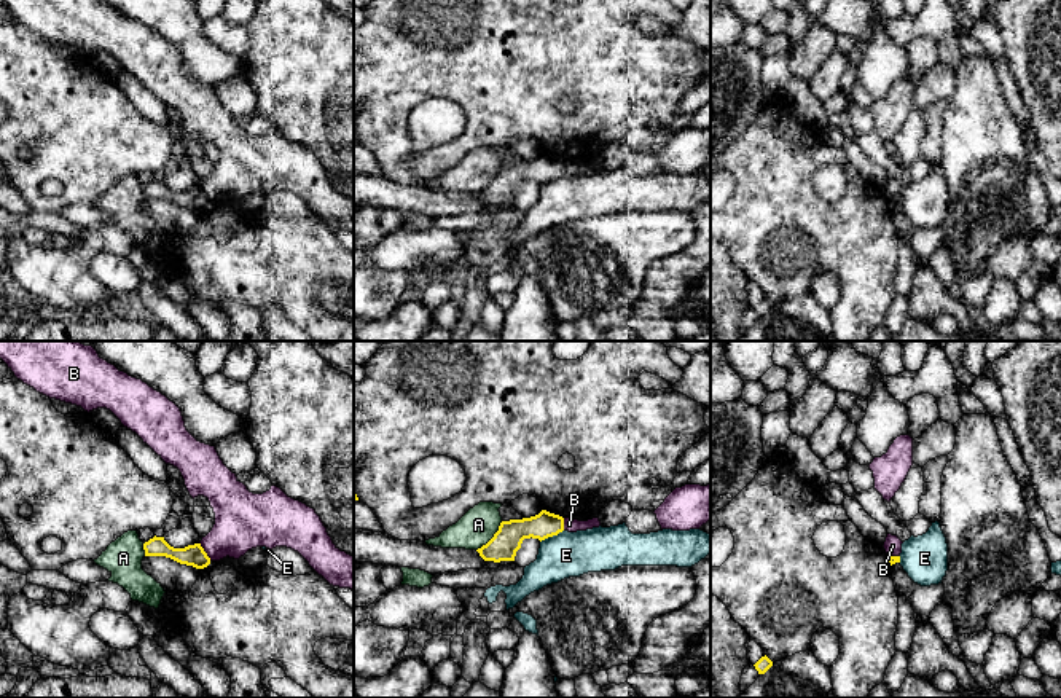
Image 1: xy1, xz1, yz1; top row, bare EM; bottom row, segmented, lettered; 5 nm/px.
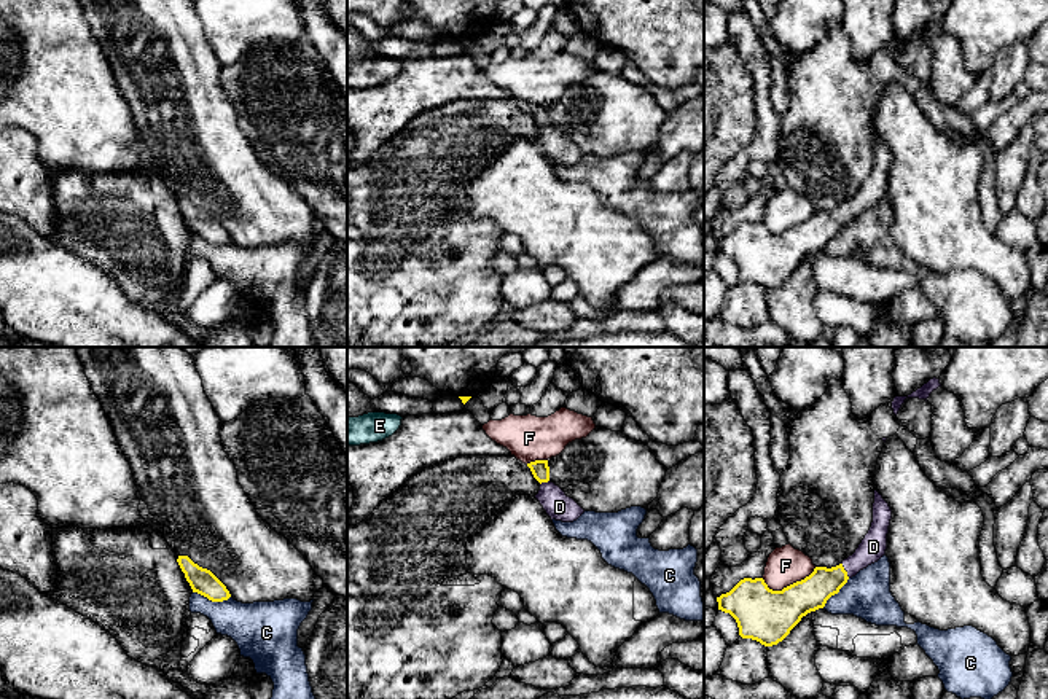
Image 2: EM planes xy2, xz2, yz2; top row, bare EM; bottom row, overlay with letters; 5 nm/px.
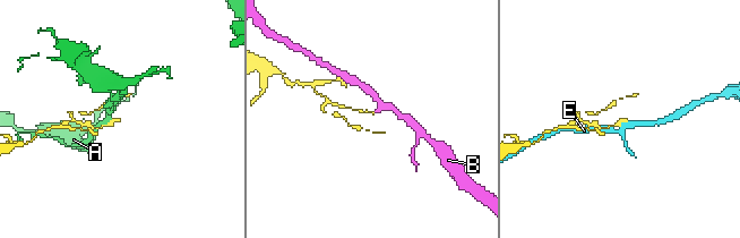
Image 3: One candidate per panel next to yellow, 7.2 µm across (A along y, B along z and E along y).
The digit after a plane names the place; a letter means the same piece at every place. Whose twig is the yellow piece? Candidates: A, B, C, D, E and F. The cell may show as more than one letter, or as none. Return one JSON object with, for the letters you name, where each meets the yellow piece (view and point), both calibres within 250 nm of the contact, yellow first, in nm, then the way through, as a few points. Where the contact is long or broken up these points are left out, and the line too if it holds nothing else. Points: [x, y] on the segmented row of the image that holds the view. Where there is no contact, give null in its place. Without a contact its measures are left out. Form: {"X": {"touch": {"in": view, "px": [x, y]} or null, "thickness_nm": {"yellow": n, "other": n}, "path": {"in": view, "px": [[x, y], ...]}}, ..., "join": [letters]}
{"D": {"touch": {"in": "yz2", "px": [844, 570]}, "thickness_nm": {"yellow": 170, "other": 130}, "path": {"in": "yz2", "px": [[809, 594], [844, 570], [873, 546]]}}, "join": ["D"]}

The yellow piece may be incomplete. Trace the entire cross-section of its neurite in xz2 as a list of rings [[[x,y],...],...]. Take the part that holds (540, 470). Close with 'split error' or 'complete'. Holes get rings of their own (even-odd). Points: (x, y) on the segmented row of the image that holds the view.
[[[535,460],[527,463],[534,478],[540,482],[540,490],[535,498],[540,502],[546,514],[556,521],[573,522],[585,510],[565,492],[549,481],[548,460]]]; split error

